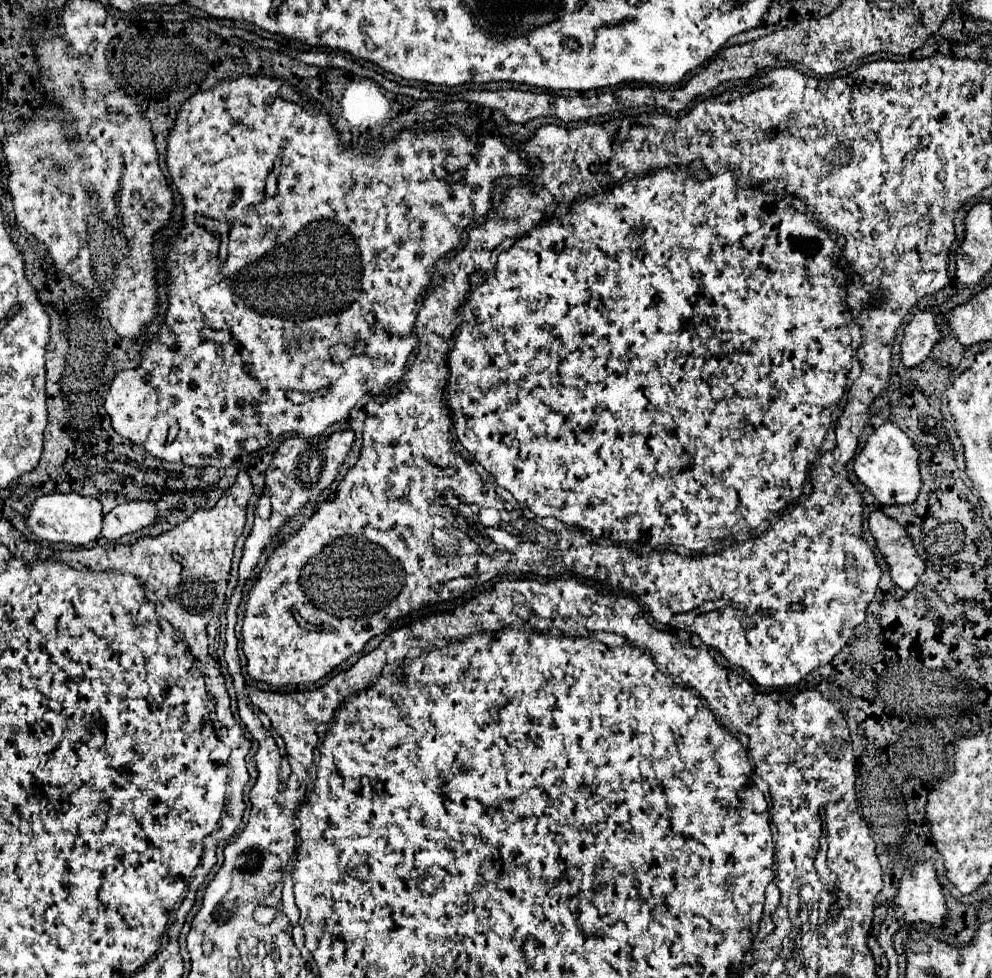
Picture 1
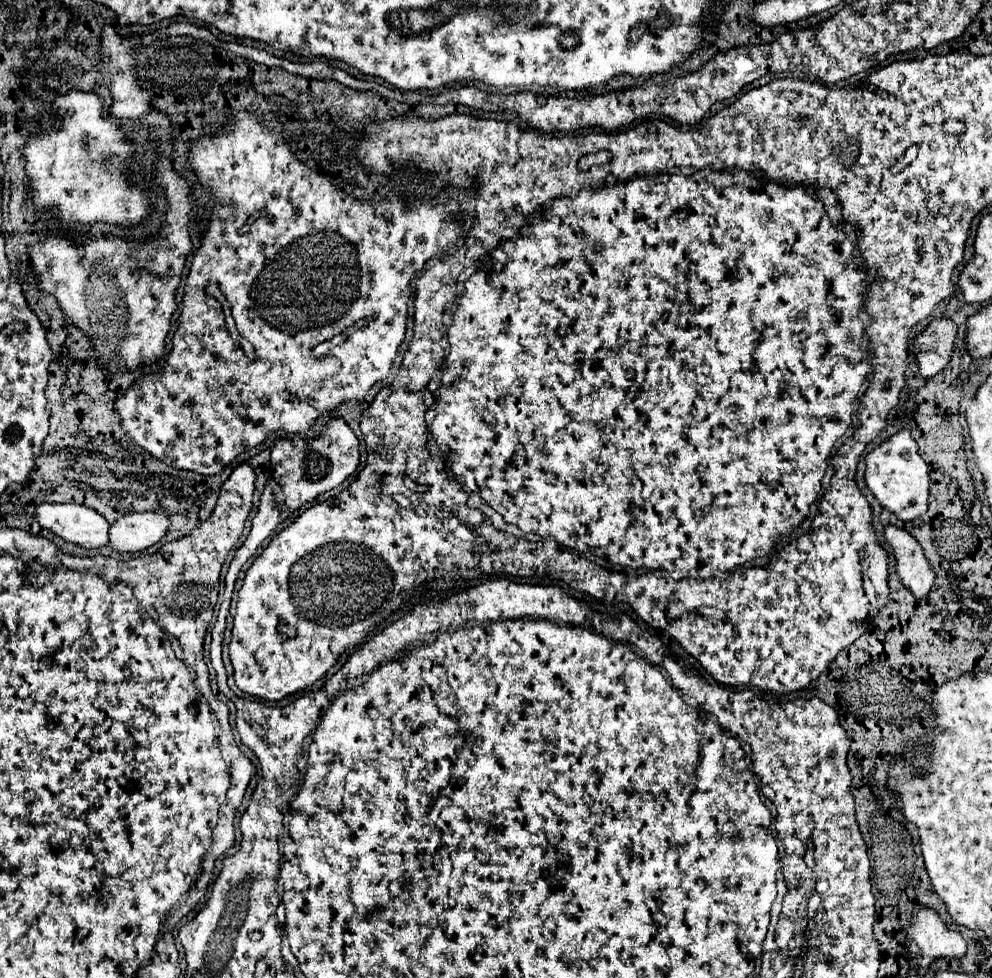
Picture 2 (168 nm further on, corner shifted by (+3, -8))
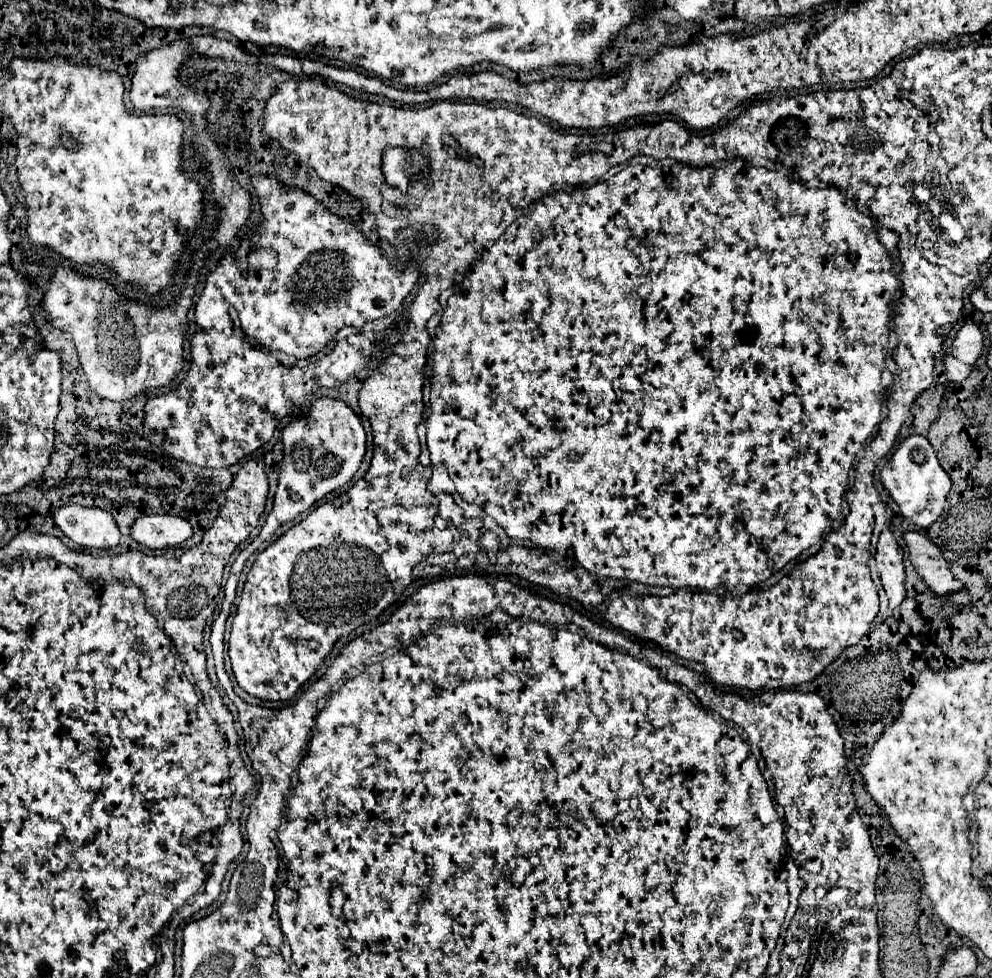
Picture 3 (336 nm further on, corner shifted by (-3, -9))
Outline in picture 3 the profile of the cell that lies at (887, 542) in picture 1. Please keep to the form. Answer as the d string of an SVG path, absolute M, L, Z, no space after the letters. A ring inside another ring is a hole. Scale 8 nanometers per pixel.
M909 531L903 535L907 549L909 549L909 559L917 571L917 575L927 583L933 595L947 595L953 591L959 591L963 585L955 581L955 577L949 571L947 561L941 555L941 549L929 541L925 535L917 531Z

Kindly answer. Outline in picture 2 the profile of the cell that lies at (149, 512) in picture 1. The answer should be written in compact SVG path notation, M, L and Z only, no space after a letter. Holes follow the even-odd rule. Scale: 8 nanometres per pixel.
M135 512L121 516L109 528L109 544L119 552L139 552L157 544L169 530L169 518L159 512Z

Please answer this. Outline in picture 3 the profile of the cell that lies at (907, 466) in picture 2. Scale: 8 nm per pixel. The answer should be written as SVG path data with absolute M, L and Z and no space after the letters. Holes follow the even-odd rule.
M909 435L905 441L899 443L893 457L881 469L881 483L891 499L899 505L901 515L911 519L917 527L929 527L935 523L951 489L949 475L941 469L931 443L923 435Z

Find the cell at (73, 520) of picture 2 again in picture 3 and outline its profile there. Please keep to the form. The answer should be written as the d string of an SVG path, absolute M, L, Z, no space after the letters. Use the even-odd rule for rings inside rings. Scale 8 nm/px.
M63 505L57 507L51 517L59 529L81 547L111 549L119 545L121 533L109 511L99 507Z

